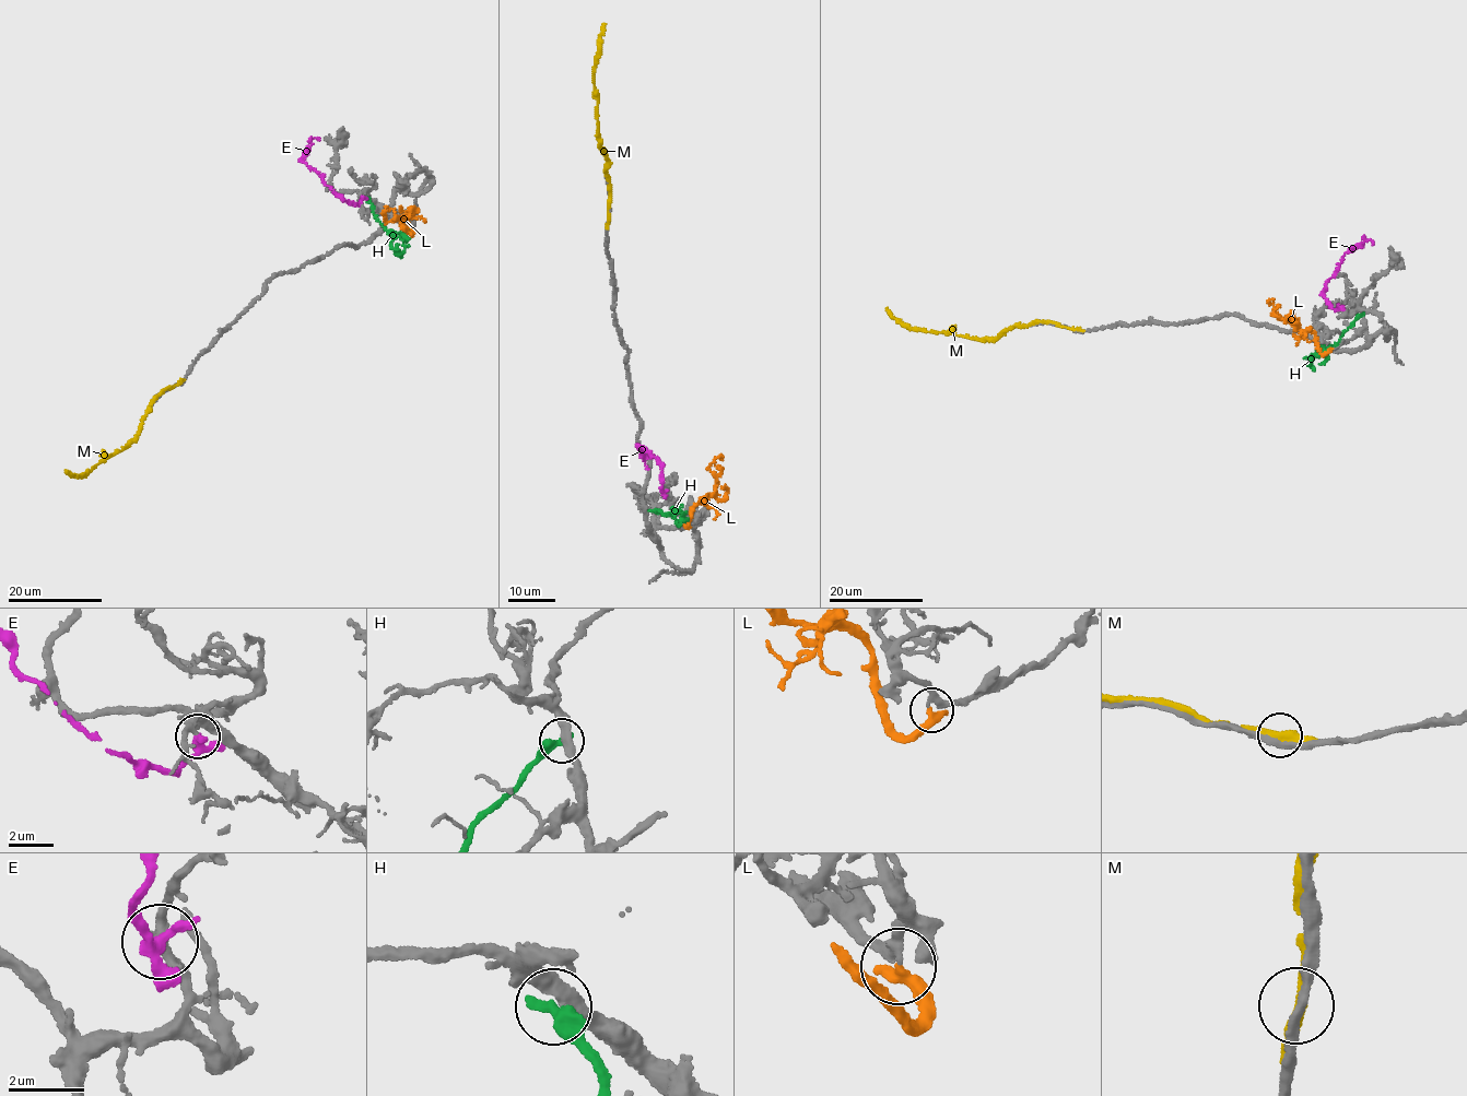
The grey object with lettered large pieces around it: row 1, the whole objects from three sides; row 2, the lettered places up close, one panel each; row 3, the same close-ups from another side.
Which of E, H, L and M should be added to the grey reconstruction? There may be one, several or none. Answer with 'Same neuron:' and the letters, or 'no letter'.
Same neuron: no letter

